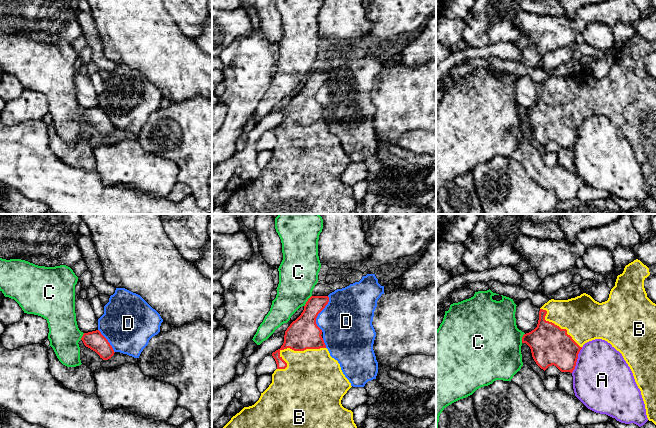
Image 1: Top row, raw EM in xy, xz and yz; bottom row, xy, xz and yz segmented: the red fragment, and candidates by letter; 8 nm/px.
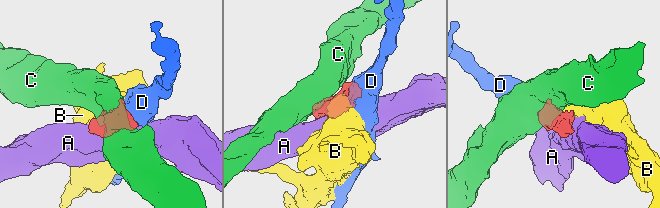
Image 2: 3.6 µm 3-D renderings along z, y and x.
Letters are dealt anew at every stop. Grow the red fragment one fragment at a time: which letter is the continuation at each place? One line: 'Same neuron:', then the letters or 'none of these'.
Same neuron: B

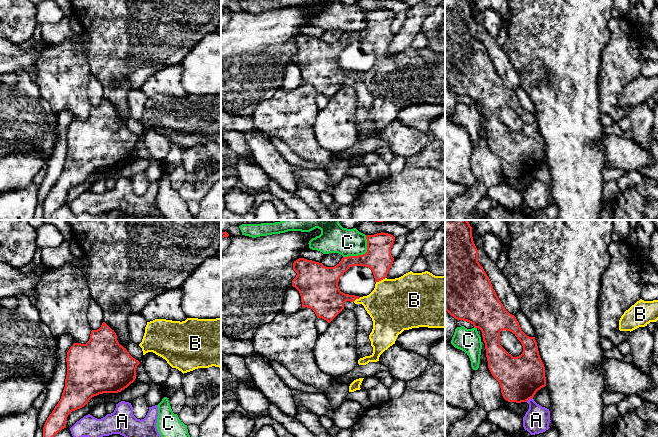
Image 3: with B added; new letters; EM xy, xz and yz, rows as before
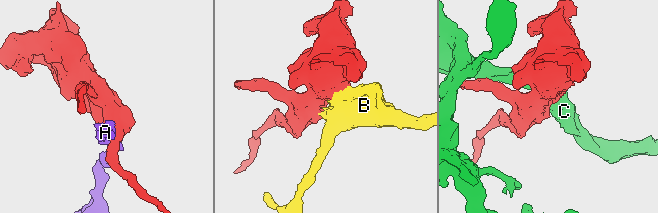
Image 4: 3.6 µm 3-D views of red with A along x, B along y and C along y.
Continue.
Same neuron: B

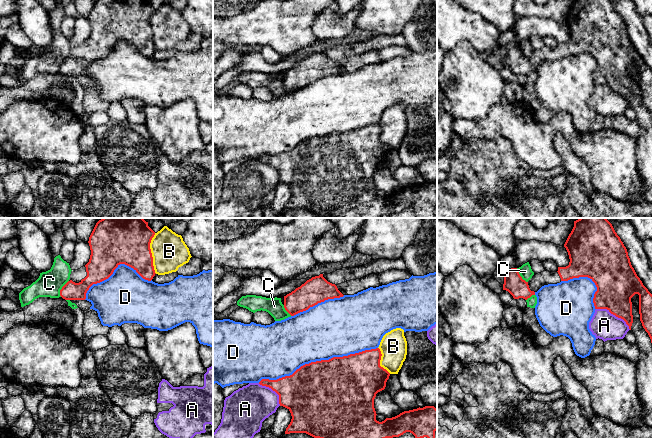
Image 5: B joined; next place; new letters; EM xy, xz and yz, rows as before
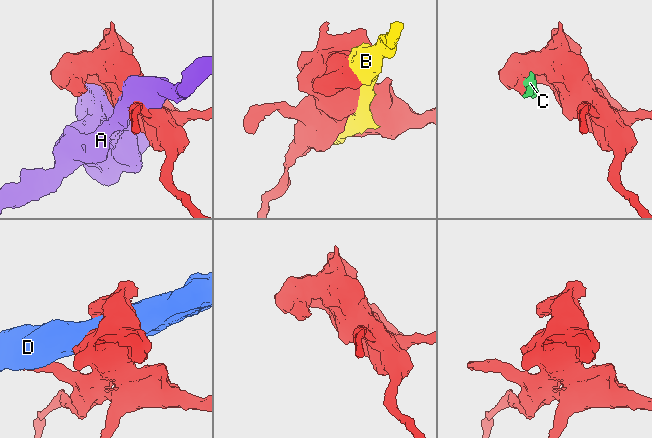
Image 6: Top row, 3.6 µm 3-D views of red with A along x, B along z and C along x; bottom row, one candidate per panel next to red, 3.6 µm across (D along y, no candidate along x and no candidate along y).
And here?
Same neuron: none of these

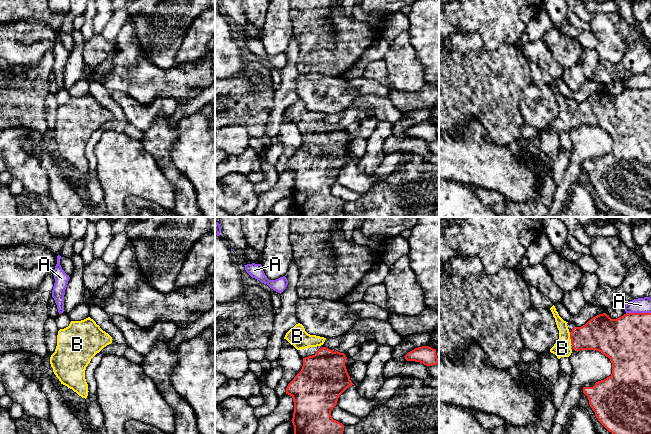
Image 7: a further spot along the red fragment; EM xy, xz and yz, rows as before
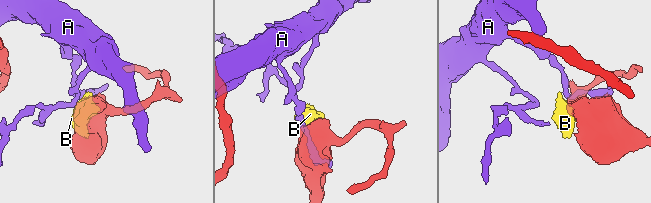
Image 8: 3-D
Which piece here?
Same neuron: B

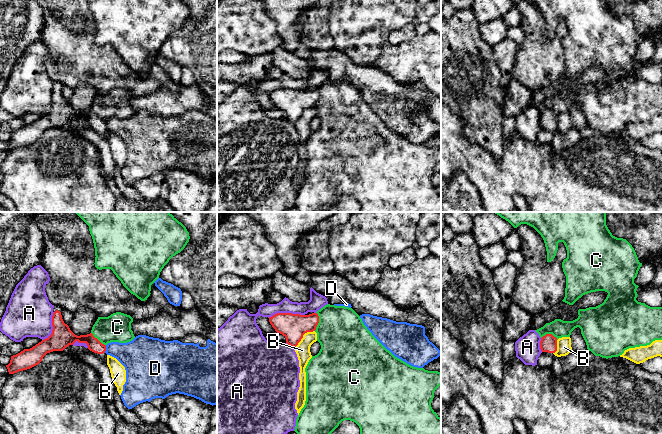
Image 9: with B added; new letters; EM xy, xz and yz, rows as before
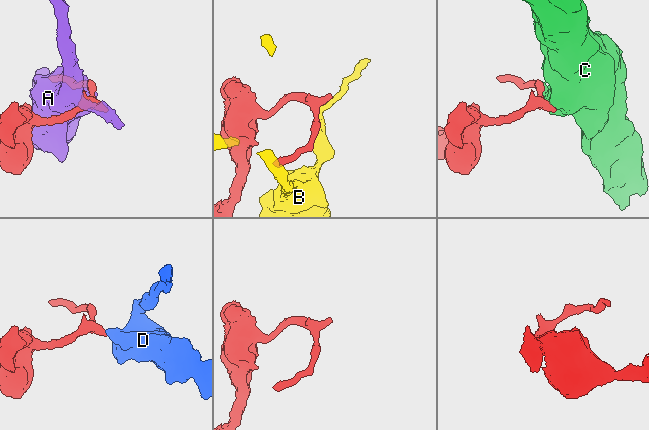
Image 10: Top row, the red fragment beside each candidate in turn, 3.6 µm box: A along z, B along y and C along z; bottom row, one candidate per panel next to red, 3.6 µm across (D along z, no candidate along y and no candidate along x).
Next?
Same neuron: none of these

